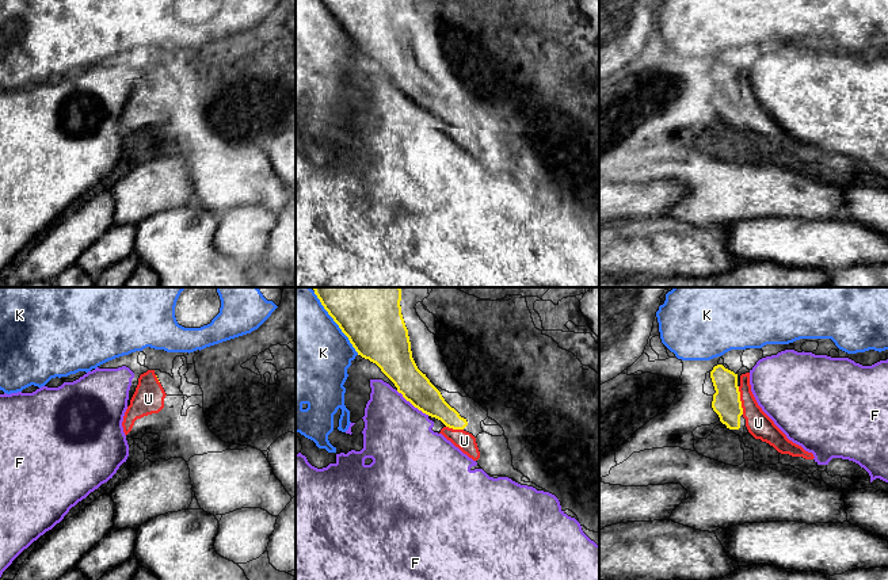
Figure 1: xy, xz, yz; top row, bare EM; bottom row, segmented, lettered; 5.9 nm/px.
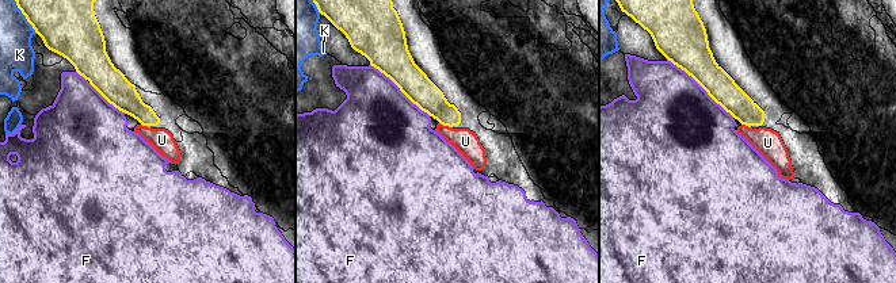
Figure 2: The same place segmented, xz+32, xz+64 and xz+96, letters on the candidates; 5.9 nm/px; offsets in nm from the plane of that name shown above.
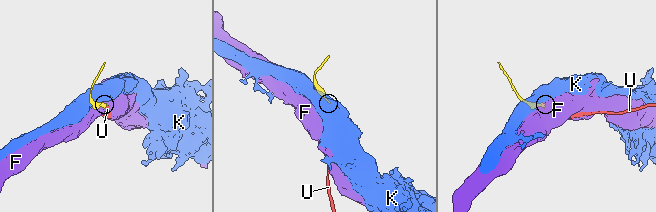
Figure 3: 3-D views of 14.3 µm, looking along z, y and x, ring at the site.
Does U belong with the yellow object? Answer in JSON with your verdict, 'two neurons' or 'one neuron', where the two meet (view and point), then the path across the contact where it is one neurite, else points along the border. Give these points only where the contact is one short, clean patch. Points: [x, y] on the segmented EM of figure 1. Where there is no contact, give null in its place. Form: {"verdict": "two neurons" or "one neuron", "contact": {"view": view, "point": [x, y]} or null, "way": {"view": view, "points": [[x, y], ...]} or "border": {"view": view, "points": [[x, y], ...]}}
{"verdict": "one neuron", "contact": {"view": "yz", "point": [739, 400]}, "way": {"view": "yz", "points": [[727, 404], [739, 400], [758, 423]]}}

